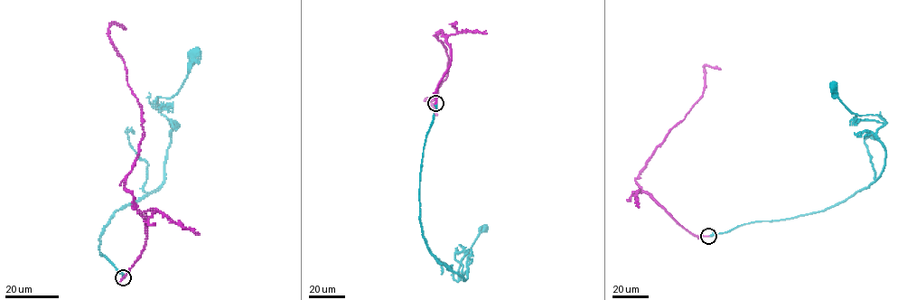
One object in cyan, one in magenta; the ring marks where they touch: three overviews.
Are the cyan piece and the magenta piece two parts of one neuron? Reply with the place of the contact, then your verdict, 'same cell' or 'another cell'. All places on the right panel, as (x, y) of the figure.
(708, 236) | same cell

